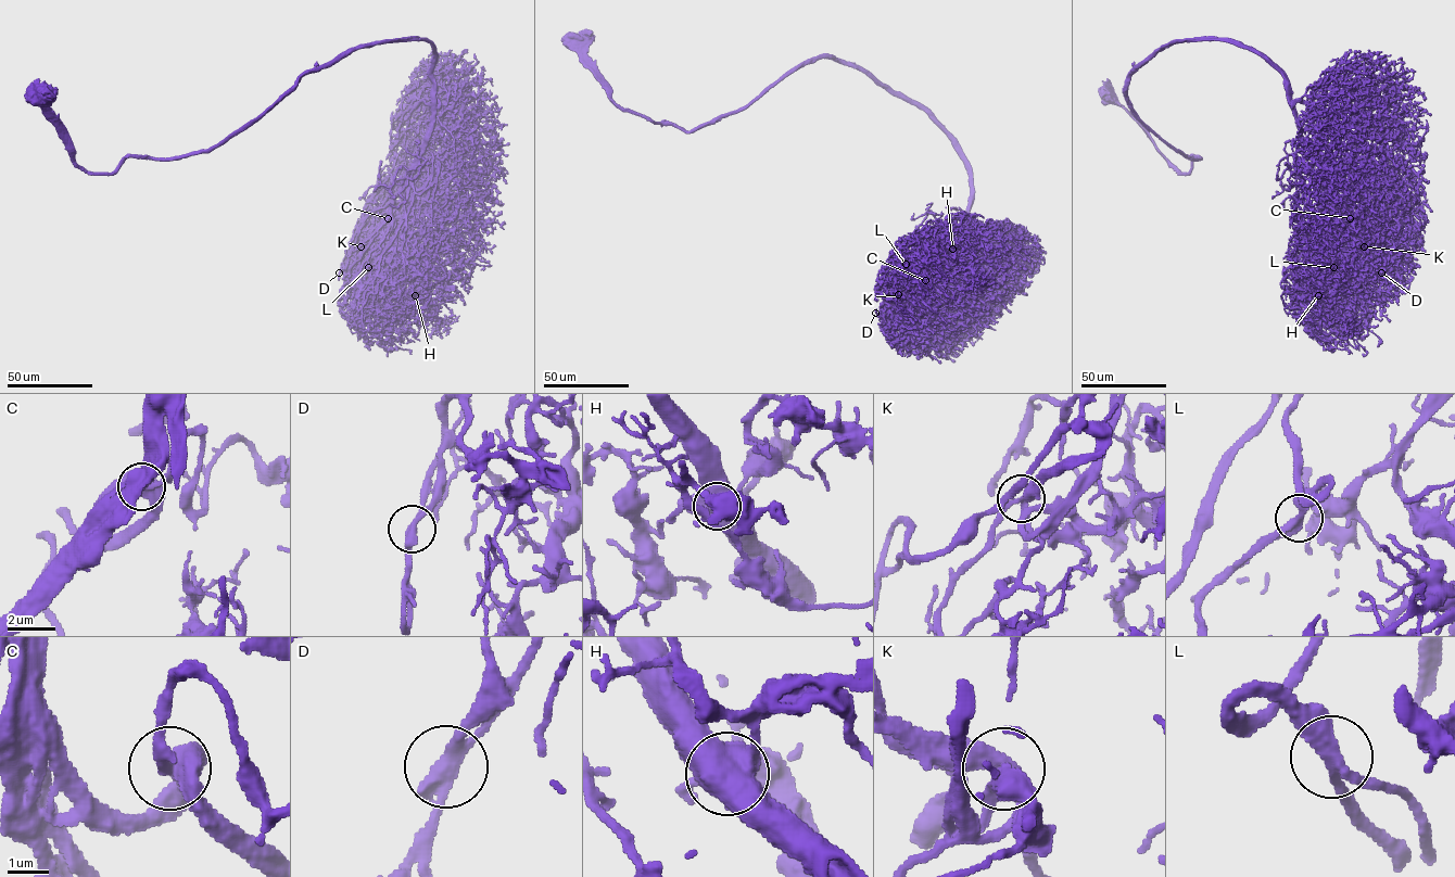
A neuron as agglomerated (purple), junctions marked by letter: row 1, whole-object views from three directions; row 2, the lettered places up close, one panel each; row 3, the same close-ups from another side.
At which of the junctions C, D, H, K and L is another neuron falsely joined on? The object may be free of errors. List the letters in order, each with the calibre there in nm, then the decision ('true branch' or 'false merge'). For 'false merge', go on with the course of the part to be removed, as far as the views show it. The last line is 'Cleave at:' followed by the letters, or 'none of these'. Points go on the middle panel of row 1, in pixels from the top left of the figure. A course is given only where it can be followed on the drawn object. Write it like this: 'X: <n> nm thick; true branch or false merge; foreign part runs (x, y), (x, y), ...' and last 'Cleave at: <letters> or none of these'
C: 500 nm thick; true branch
D: 320 nm thick; true branch
H: 700 nm thick; false merge; foreign part runs (952, 249), (940, 233), (943, 253), (946, 241), (933, 245), (945, 223), (938, 223), (931, 212), (916, 229)
K: 280 nm thick; true branch
L: 320 nm thick; true branch
Cleave at: H

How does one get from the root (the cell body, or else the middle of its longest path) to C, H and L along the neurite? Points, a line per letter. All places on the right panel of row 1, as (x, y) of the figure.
C: (1108, 96), (1187, 174), (1200, 157), (1136, 115), (1127, 79), (1168, 43), (1252, 47), (1350, 218)
H: (1108, 96), (1187, 174), (1200, 157), (1136, 115), (1127, 79), (1168, 43), (1262, 53), (1324, 181), (1317, 295)
L: (1108, 96), (1187, 174), (1200, 157), (1136, 115), (1127, 79), (1168, 43), (1262, 53), (1341, 202), (1333, 267)

